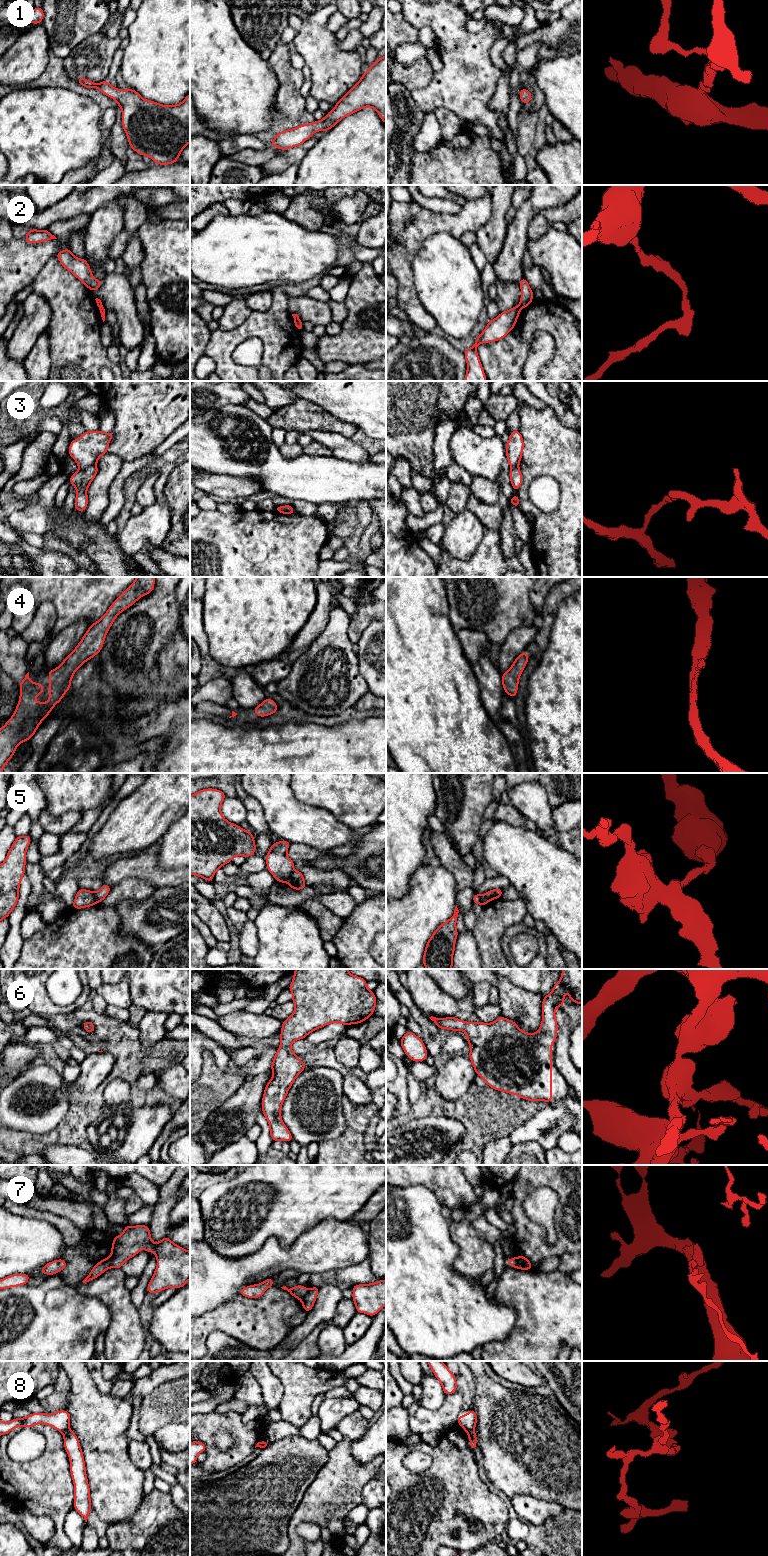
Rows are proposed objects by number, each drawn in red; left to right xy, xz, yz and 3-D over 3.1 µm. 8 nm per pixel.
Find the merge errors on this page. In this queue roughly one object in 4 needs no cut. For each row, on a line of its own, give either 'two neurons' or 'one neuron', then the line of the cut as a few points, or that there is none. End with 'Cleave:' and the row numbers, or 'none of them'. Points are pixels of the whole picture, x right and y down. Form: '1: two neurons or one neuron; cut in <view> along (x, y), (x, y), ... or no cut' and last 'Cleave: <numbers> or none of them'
1: one neuron; no cut
2: two neurons; cut in yz along (519, 305), (521, 307)
3: two neurons; cut in xy along (95, 464), (79, 468)
4: one neuron; no cut
5: two neurons; cut in xz along (294, 871), (287, 881)
6: one neuron; no cut
7: two neurons; cut in xy along (107, 1258), (109, 1267)
8: two neurons; cut in xy along (68, 1428), (62, 1432)
Cleave: 2, 3, 5, 7, 8

